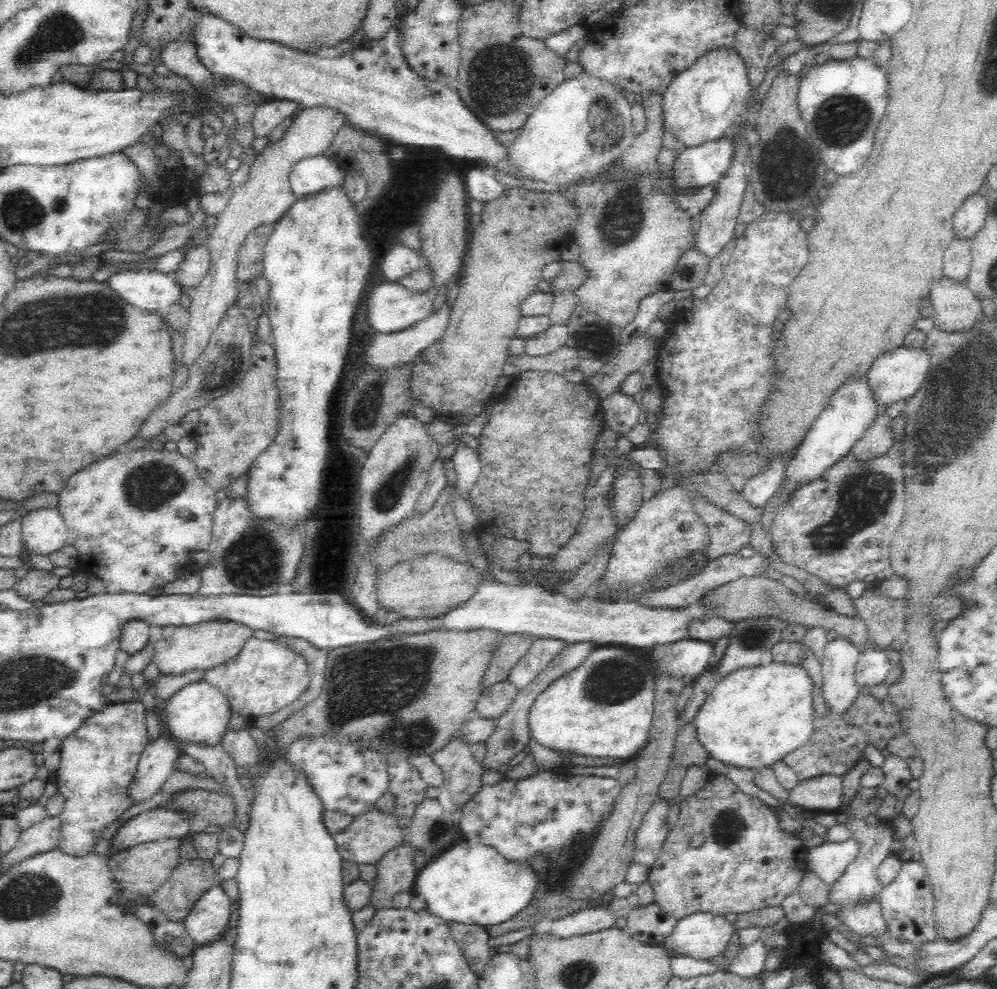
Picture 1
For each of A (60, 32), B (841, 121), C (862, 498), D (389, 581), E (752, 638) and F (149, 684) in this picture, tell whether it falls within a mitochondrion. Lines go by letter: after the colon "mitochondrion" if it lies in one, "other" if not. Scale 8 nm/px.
A: mitochondrion
B: mitochondrion
C: mitochondrion
D: other
E: mitochondrion
F: other

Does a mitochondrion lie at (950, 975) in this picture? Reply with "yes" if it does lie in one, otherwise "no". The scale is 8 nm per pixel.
no

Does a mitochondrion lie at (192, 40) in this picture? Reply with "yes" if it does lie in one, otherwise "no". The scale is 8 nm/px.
no

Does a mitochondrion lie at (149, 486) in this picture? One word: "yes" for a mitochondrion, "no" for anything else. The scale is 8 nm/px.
yes

